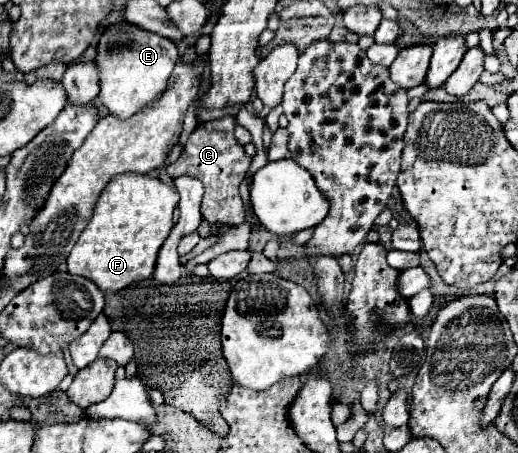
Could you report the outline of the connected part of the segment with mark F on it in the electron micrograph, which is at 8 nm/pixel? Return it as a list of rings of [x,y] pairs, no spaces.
[[[138,173],[114,177],[98,199],[94,217],[66,259],[68,273],[90,279],[104,293],[116,293],[132,283],[148,279],[154,271],[158,249],[174,225],[172,213],[176,203],[176,189],[162,183],[158,177]]]

